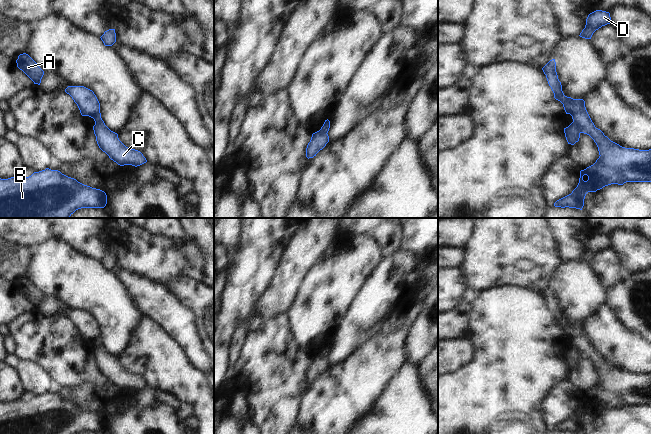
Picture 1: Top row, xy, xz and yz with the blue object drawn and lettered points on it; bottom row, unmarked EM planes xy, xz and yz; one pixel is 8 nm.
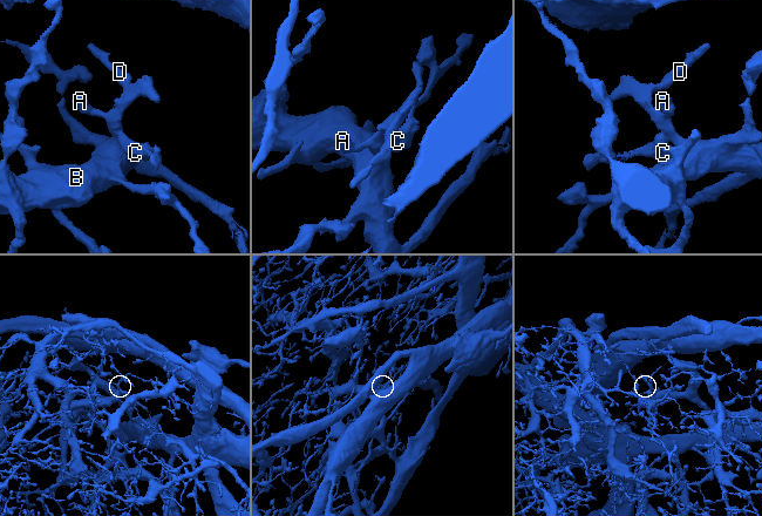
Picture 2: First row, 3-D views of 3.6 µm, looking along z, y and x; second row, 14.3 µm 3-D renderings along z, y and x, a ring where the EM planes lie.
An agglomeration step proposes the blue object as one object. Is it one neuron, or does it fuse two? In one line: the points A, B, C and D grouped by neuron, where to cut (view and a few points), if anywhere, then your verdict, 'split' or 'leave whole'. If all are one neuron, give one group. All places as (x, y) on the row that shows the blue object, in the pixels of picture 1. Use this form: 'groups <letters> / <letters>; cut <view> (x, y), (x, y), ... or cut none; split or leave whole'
groups A B C D; cut none; leave whole

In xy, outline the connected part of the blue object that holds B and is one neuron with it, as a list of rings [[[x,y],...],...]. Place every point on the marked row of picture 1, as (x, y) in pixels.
[[[58,170],[34,172],[29,177],[20,174],[8,179],[0,178],[0,218],[70,218],[81,208],[104,208],[104,191],[78,182]]]

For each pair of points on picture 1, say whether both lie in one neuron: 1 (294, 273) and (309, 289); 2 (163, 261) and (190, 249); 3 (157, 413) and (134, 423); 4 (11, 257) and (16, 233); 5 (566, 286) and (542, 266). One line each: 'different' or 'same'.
1: different
2: different
3: same
4: different
5: different

